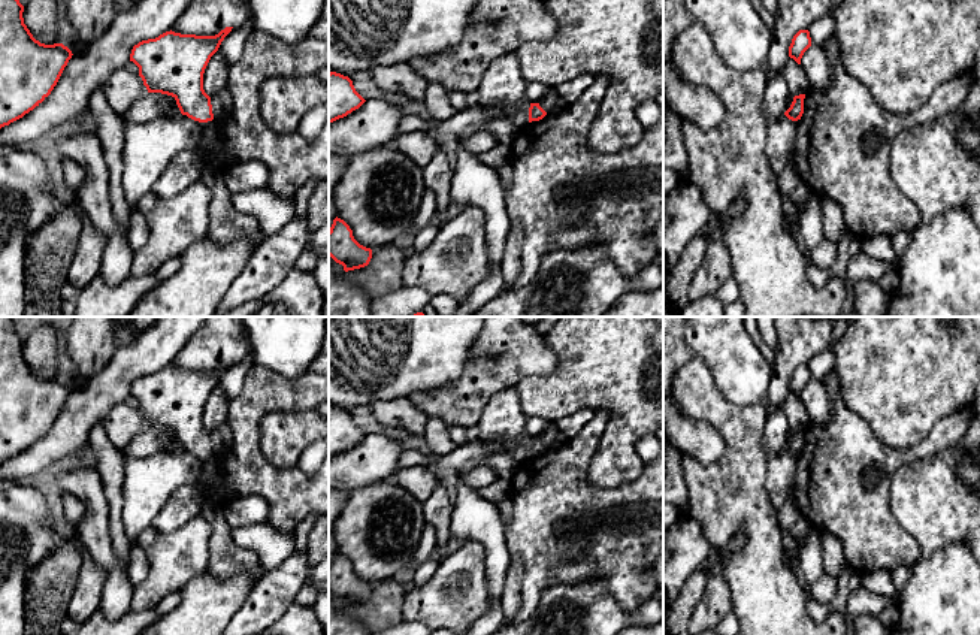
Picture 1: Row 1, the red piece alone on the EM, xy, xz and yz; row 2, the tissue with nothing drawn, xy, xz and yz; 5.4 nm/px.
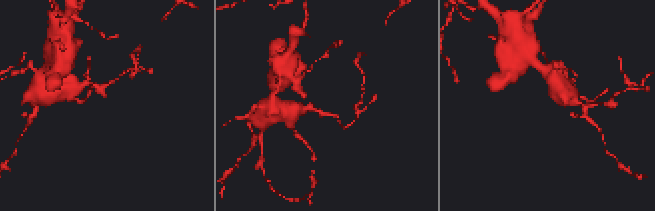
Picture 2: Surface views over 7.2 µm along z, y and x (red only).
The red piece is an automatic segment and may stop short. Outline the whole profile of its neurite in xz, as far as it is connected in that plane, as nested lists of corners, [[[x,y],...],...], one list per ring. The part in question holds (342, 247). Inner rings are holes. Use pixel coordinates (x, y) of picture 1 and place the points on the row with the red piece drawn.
[[[336,217],[329,230],[329,255],[348,272],[368,266],[372,250],[360,245],[350,226]]]

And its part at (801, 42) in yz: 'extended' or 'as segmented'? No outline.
as segmented

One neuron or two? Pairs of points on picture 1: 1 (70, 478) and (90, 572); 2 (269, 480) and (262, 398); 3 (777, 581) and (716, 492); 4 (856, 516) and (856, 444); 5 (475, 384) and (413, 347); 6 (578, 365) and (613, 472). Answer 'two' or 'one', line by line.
1: two
2: one
3: one
4: one
5: two
6: one

